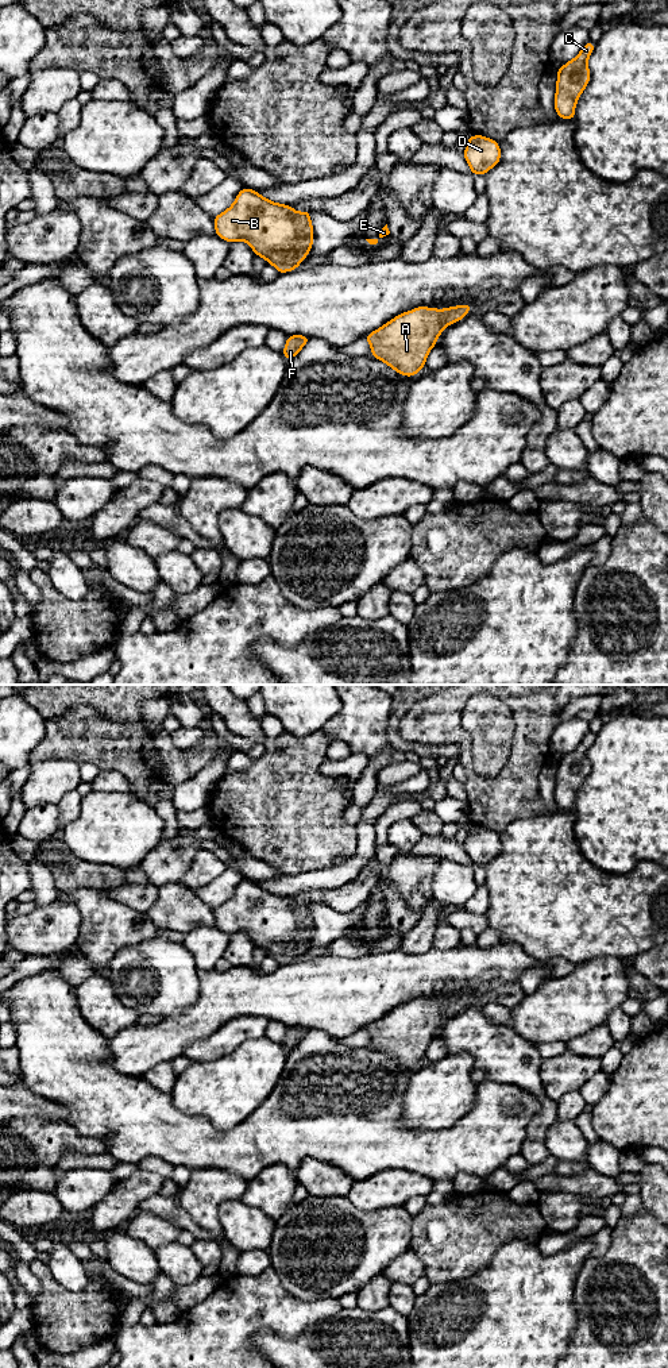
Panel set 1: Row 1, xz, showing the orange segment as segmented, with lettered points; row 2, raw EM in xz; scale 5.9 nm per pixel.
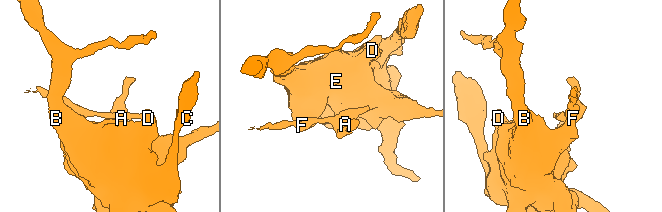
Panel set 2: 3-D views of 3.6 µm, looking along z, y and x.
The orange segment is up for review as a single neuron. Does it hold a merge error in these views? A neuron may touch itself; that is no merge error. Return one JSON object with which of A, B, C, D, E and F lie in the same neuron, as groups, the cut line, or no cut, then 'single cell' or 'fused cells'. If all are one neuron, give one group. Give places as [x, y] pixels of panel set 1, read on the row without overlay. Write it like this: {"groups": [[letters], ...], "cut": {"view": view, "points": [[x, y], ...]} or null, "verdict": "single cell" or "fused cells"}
{"groups": [["A"], ["B", "C", "D", "E", "F"]], "cut": {"view": "xz", "points": [[297, 1027], [302, 1037]]}, "verdict": "fused cells"}

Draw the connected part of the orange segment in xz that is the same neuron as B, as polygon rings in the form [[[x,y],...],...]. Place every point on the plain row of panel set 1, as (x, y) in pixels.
[[[243,879],[233,895],[213,907],[213,913],[219,929],[228,935],[247,933],[256,948],[265,949],[279,966],[298,960],[313,937],[310,902],[296,903],[291,897],[270,893],[250,879]]]

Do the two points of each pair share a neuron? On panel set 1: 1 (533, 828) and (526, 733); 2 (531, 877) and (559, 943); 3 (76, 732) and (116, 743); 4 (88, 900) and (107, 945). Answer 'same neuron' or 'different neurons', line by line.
1: different neurons
2: same neuron
3: same neuron
4: same neuron

